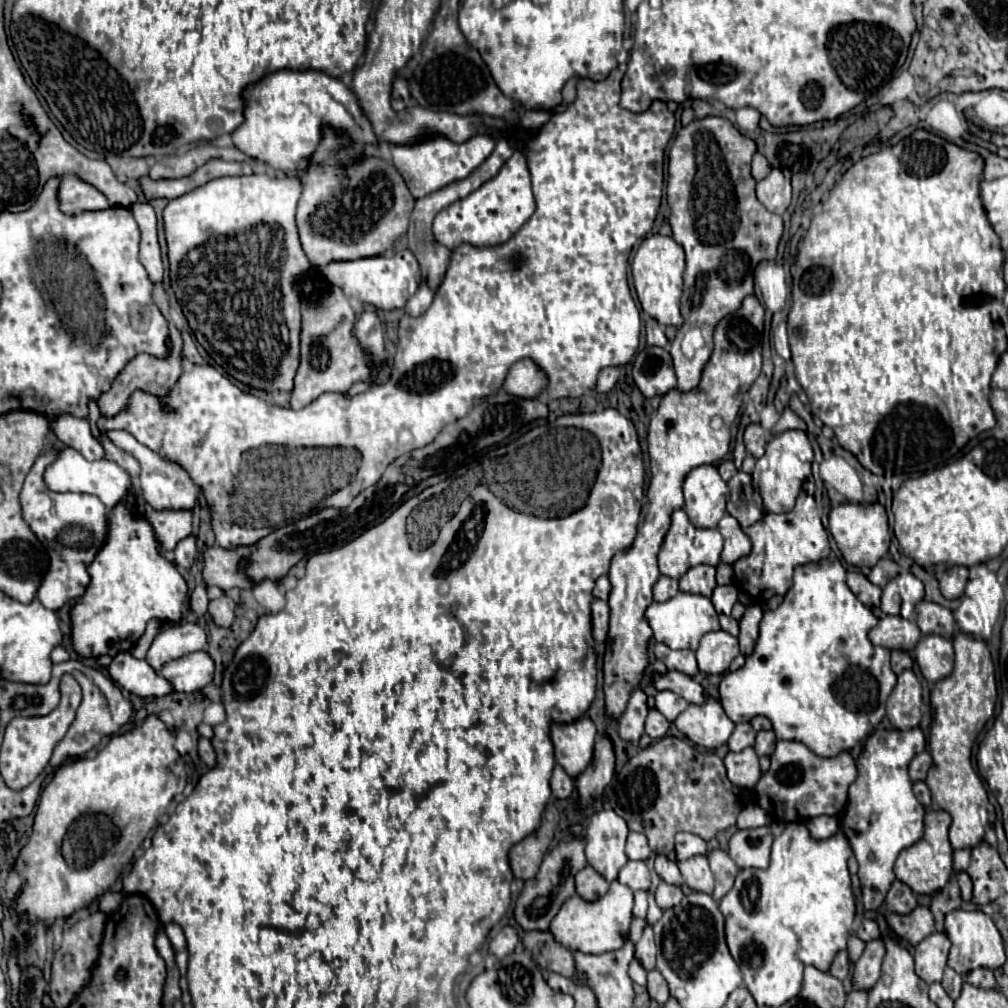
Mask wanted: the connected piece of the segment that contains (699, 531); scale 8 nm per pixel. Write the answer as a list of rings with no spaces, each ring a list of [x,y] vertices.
[[[676,510],[672,514],[672,524],[668,534],[664,536],[664,542],[660,546],[658,554],[658,564],[660,564],[660,574],[670,576],[670,578],[680,578],[686,574],[688,568],[698,566],[698,564],[708,564],[708,566],[718,566],[722,554],[722,536],[716,528],[696,528],[684,510]]]

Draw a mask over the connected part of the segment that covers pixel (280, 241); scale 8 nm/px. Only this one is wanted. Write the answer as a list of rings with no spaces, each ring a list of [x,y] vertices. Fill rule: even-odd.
[[[300,174],[224,176],[170,200],[164,208],[170,282],[196,340],[232,378],[264,392],[292,392],[300,364],[302,298],[296,286],[310,270],[294,224],[300,194]]]

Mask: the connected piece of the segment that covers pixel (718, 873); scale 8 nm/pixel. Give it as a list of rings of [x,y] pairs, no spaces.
[[[716,848],[712,852],[708,852],[708,860],[710,860],[710,868],[712,868],[712,874],[716,878],[716,886],[714,886],[714,892],[712,892],[712,898],[716,902],[720,902],[720,898],[732,888],[734,884],[734,878],[738,874],[738,866],[732,862],[732,858],[728,856],[728,852]]]

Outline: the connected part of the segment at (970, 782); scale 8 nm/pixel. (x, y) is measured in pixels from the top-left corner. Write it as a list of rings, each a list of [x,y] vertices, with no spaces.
[[[958,632],[954,636],[954,652],[956,660],[952,674],[938,680],[930,694],[934,708],[934,720],[930,724],[930,754],[934,764],[928,772],[926,784],[930,786],[932,800],[952,816],[952,846],[974,848],[995,820],[988,792],[972,768],[972,746],[978,738],[978,732],[982,732],[984,724],[994,715],[996,680],[990,650],[984,640]]]

